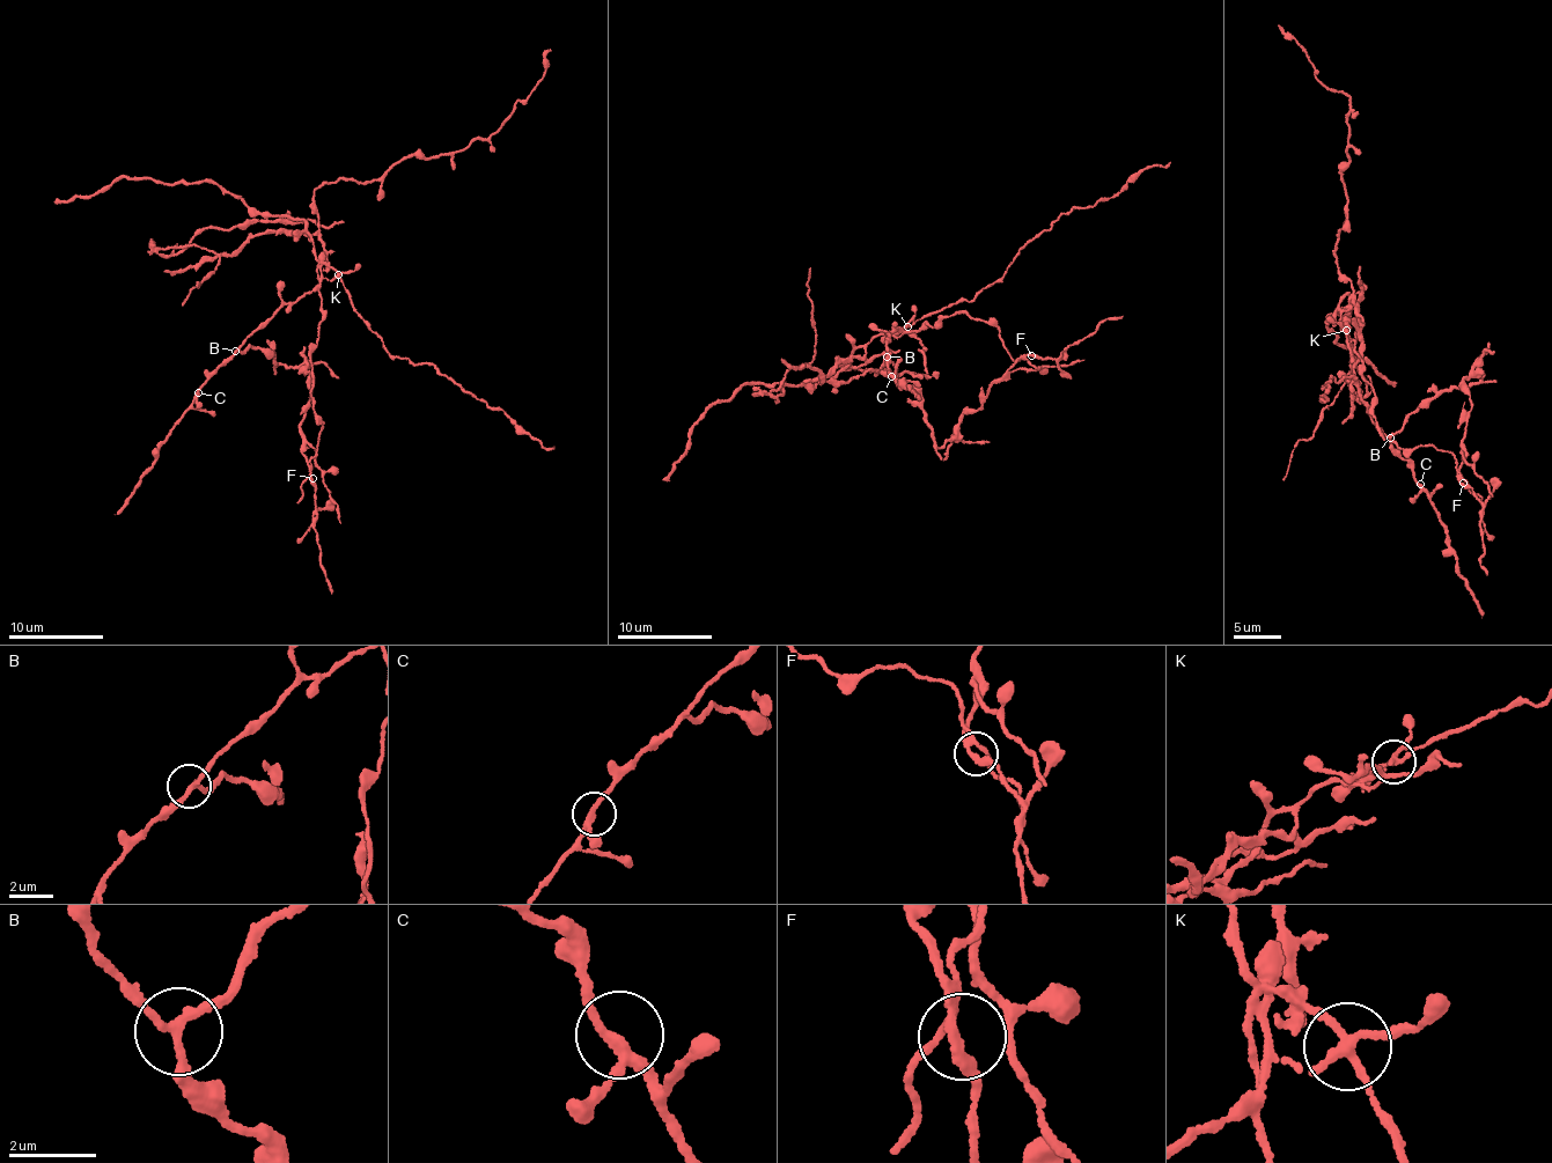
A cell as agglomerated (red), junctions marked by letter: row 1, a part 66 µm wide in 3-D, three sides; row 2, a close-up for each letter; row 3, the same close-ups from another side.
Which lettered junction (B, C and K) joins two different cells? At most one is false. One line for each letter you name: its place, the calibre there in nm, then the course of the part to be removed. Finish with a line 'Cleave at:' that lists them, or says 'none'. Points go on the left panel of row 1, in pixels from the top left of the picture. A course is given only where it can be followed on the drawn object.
K: at (338, 274); 200 nm thick; foreign part runs (339, 274), (310, 240), (316, 190), (341, 178), (369, 183), (410, 156), (486, 140), (531, 94), (549, 49)
Cleave at: K

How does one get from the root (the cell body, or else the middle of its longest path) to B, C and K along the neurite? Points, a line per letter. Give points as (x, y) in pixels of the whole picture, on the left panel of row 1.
B: (315, 254), (321, 274), (317, 286), (277, 313), (235, 351)
C: (315, 254), (321, 274), (317, 286), (245, 337), (198, 392)
K: (315, 254), (339, 274)

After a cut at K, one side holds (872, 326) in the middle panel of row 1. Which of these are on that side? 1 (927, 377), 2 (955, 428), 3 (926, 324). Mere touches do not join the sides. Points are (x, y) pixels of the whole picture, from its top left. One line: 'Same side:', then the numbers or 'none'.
Same side: none

